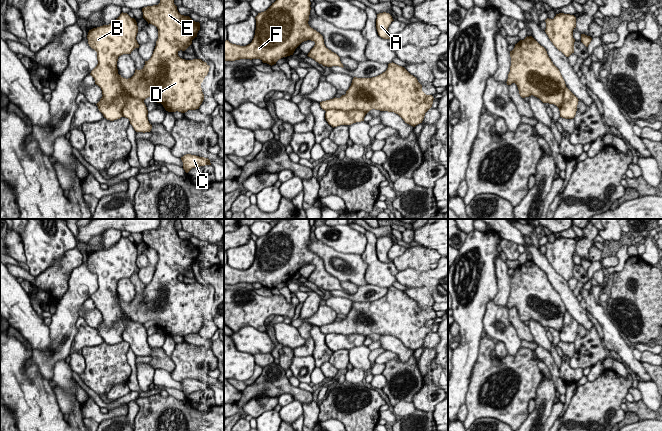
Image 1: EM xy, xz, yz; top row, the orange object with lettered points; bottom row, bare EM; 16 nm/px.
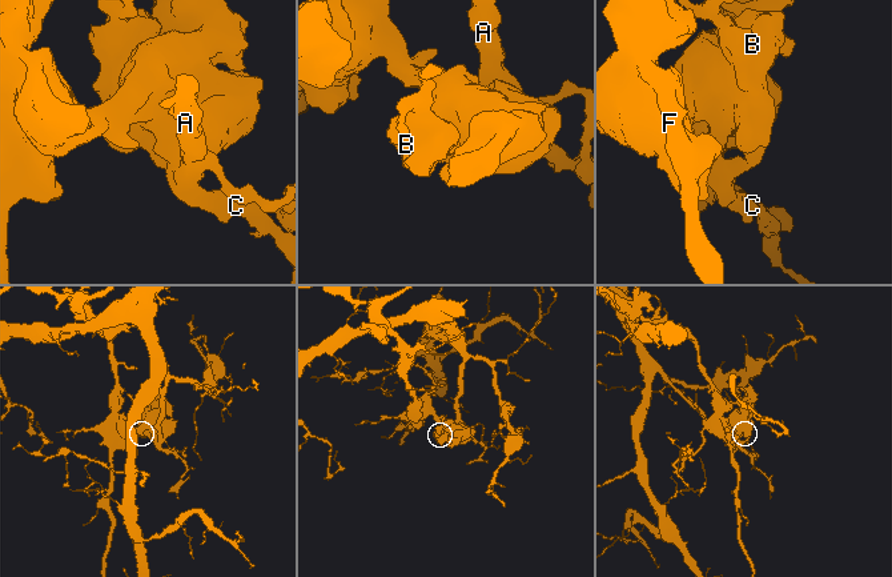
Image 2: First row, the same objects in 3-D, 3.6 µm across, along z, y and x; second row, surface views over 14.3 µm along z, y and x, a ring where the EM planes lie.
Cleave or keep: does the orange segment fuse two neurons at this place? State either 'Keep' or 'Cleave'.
Keep

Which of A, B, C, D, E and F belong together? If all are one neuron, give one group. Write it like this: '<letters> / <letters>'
A B C D E F

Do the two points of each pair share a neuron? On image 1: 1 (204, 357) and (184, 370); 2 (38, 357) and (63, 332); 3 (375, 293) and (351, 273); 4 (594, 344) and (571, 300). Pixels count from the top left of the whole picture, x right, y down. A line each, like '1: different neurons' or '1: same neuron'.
1: same neuron
2: same neuron
3: different neurons
4: different neurons

